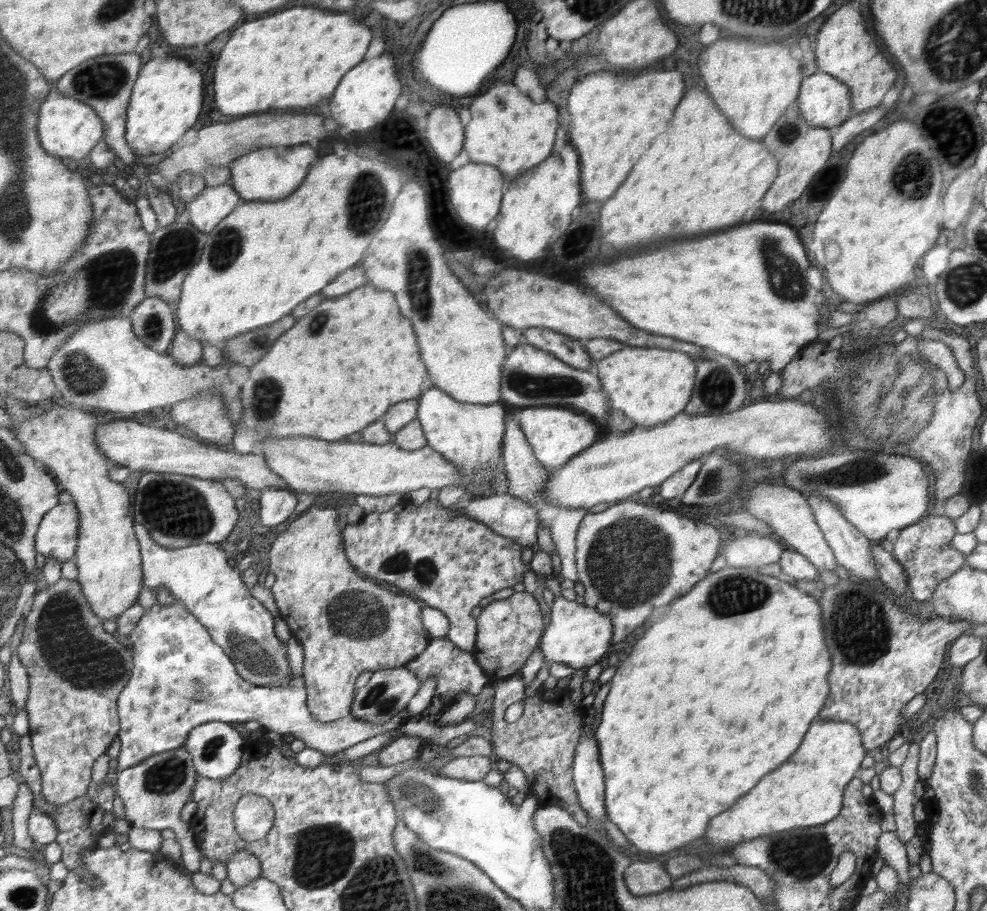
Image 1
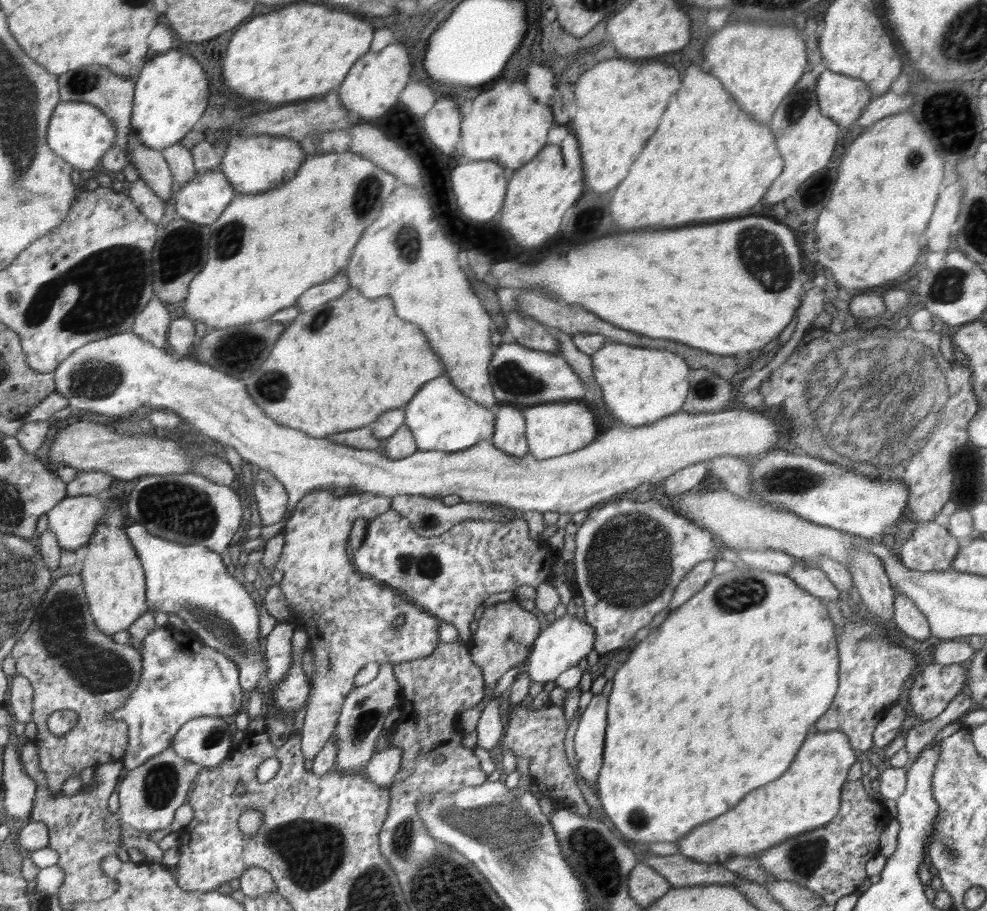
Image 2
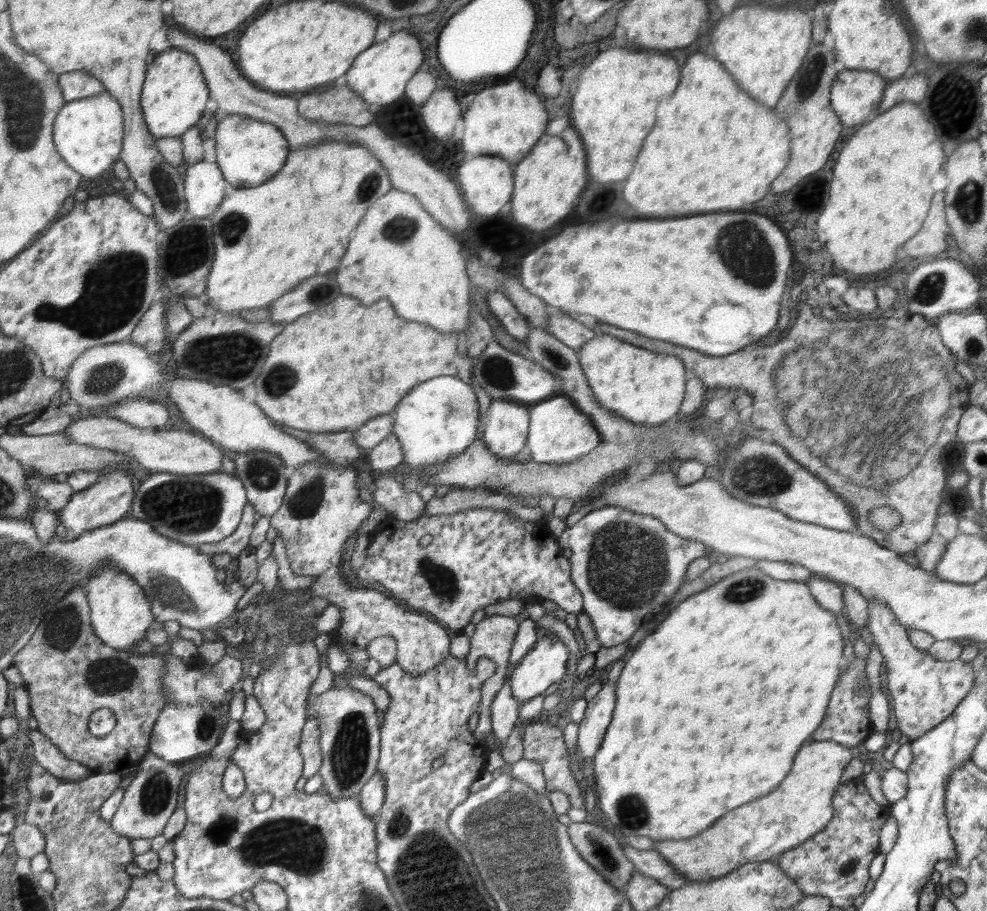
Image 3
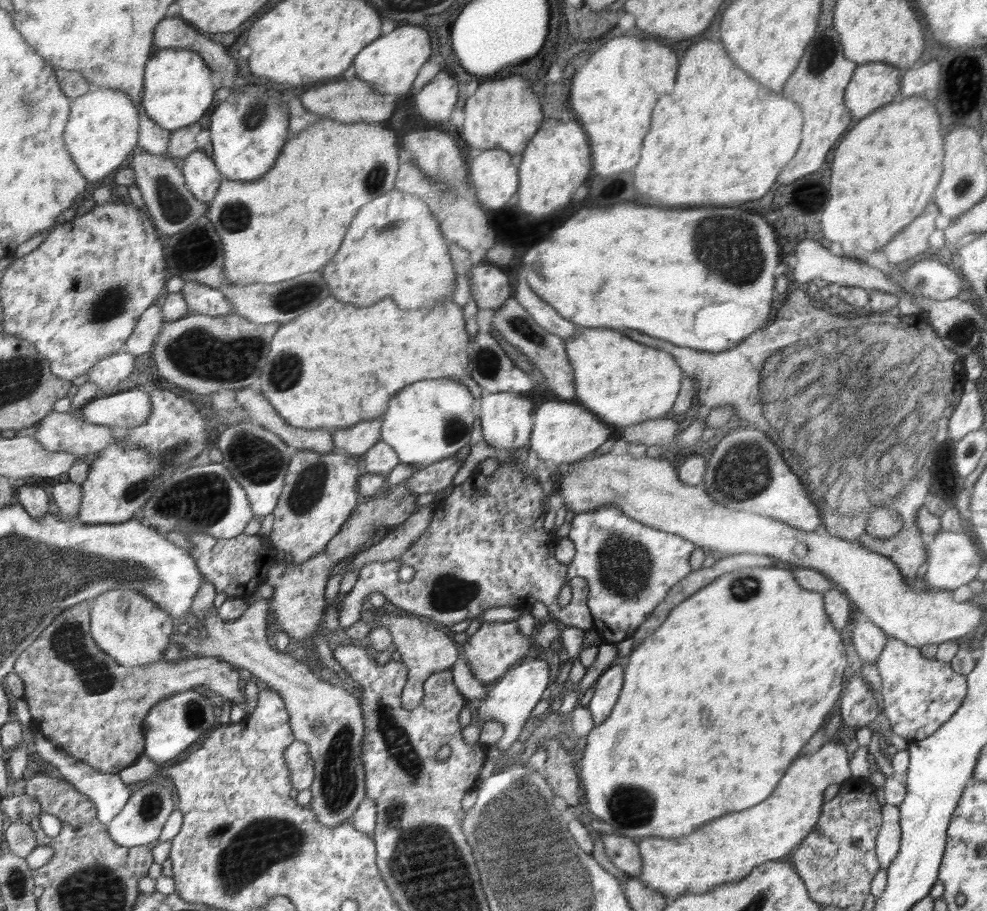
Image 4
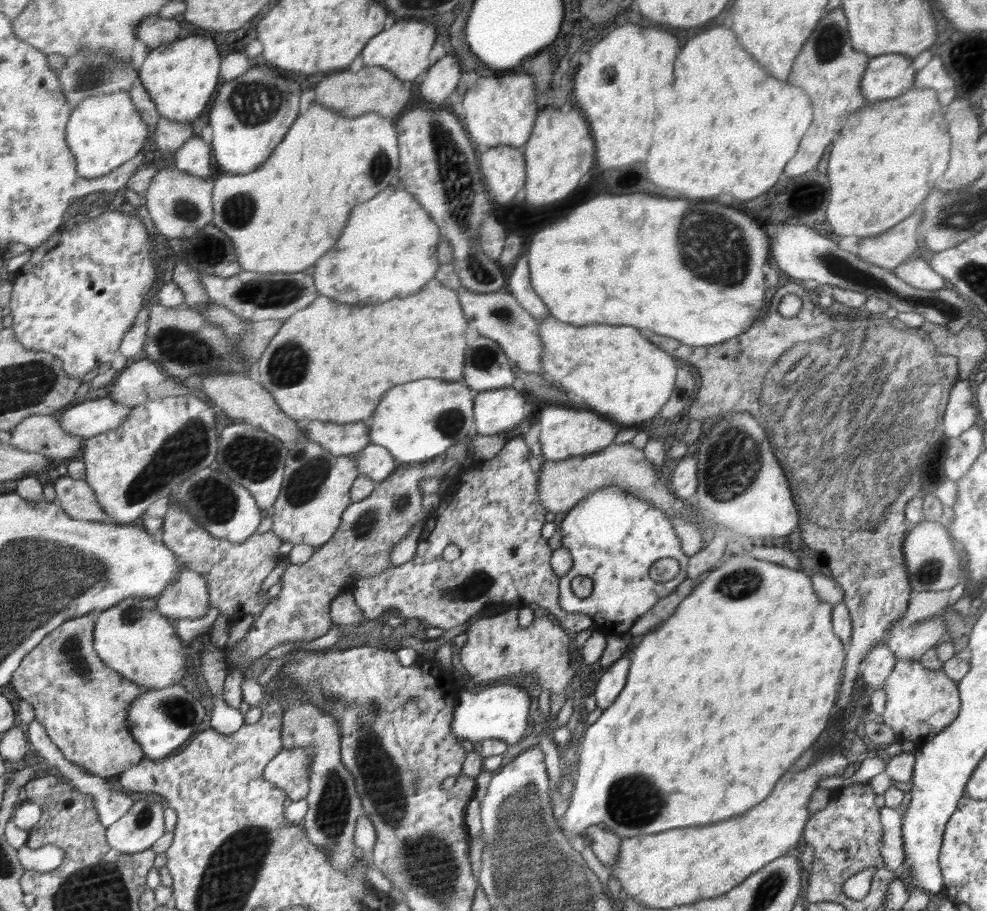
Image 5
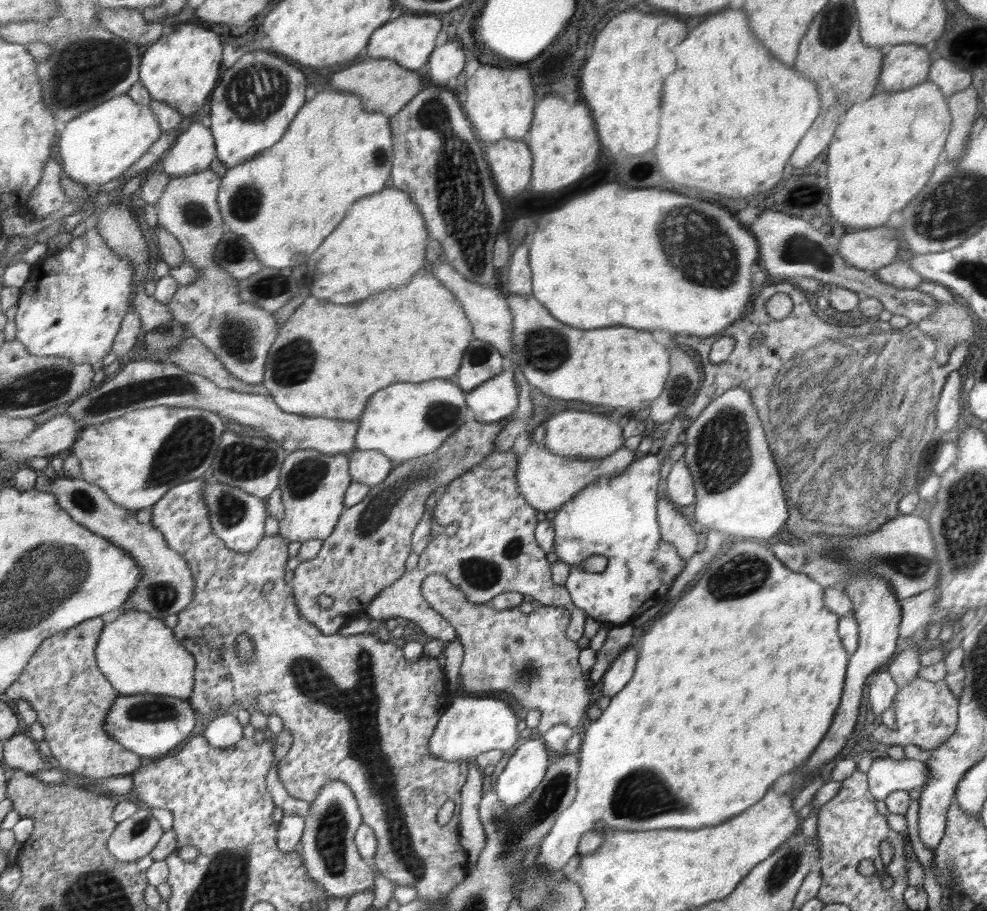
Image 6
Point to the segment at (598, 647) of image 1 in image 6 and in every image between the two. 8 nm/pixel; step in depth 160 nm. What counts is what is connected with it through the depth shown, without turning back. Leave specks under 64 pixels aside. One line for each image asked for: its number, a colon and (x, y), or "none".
2: (566, 640)
3: (545, 664)
4: (511, 699)
5: (501, 712)
6: (471, 726)

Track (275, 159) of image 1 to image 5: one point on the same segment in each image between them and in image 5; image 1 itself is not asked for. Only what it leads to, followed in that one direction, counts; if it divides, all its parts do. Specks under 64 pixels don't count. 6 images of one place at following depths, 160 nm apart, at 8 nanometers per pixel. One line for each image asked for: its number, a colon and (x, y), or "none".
2: (252, 163)
3: (249, 152)
4: (248, 130)
5: (250, 116)

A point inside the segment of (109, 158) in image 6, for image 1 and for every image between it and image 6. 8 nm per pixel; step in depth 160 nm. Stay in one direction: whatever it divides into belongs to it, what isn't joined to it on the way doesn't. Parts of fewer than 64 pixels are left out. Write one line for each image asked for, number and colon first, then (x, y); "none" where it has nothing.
1: (66, 127)
2: (78, 132)
3: (89, 134)
4: (103, 128)
5: (105, 132)

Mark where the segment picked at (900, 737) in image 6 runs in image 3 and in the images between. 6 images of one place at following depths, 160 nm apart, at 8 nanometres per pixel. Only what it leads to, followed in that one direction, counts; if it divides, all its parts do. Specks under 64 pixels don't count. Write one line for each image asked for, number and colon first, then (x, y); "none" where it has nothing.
3: (922, 691)
4: (920, 694)
5: (920, 703)

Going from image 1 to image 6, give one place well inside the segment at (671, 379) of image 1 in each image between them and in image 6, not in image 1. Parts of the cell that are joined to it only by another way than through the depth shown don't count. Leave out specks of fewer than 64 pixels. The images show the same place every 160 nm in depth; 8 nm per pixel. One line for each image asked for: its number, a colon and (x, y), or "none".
2: (640, 386)
3: (644, 388)
4: (624, 382)
5: (616, 370)
6: (622, 367)

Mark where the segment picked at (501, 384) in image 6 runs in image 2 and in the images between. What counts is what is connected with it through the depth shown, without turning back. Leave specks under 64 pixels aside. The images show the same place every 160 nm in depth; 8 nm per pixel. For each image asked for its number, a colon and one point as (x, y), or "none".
2: (509, 436)
3: (505, 426)
4: (506, 419)
5: (500, 411)

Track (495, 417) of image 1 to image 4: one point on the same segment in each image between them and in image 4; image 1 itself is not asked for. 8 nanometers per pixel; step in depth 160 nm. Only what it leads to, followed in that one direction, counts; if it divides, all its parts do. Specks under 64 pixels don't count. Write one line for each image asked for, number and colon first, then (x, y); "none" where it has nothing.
2: (441, 417)
3: (437, 422)
4: (432, 420)

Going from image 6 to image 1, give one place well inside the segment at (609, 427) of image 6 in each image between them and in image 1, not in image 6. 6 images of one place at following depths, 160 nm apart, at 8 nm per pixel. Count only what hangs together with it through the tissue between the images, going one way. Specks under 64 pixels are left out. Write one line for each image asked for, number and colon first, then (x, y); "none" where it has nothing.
1: (556, 435)
2: (553, 430)
3: (559, 433)
4: (563, 433)
5: (564, 433)

